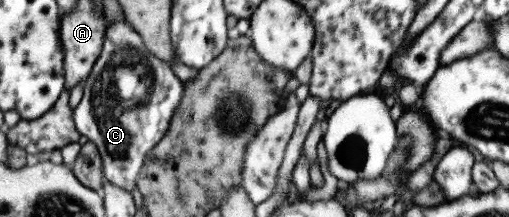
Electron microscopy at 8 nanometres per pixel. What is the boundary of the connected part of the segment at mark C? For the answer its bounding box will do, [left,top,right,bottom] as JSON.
[72,16,185,192]

